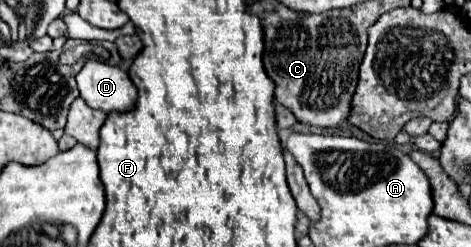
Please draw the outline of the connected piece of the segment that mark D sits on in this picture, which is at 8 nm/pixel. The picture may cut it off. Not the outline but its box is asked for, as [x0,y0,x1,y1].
[76,60,136,112]

